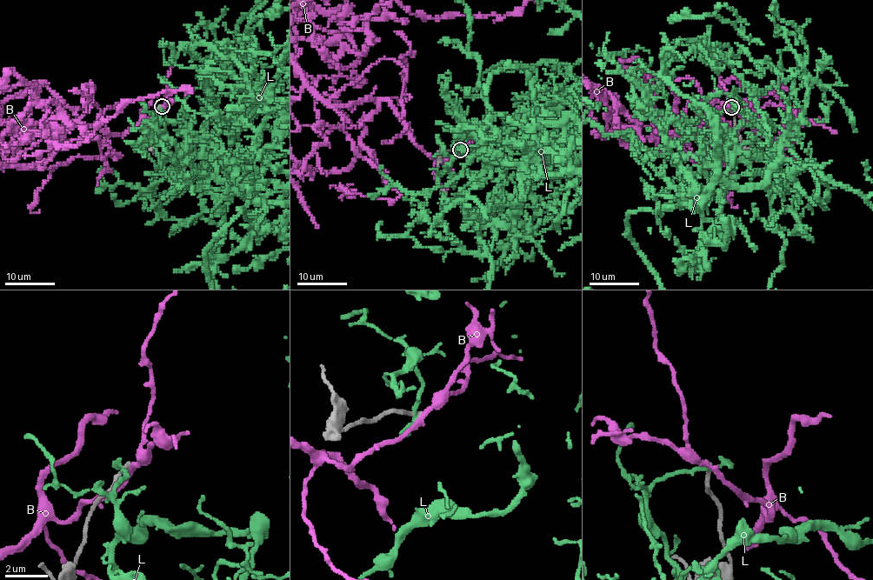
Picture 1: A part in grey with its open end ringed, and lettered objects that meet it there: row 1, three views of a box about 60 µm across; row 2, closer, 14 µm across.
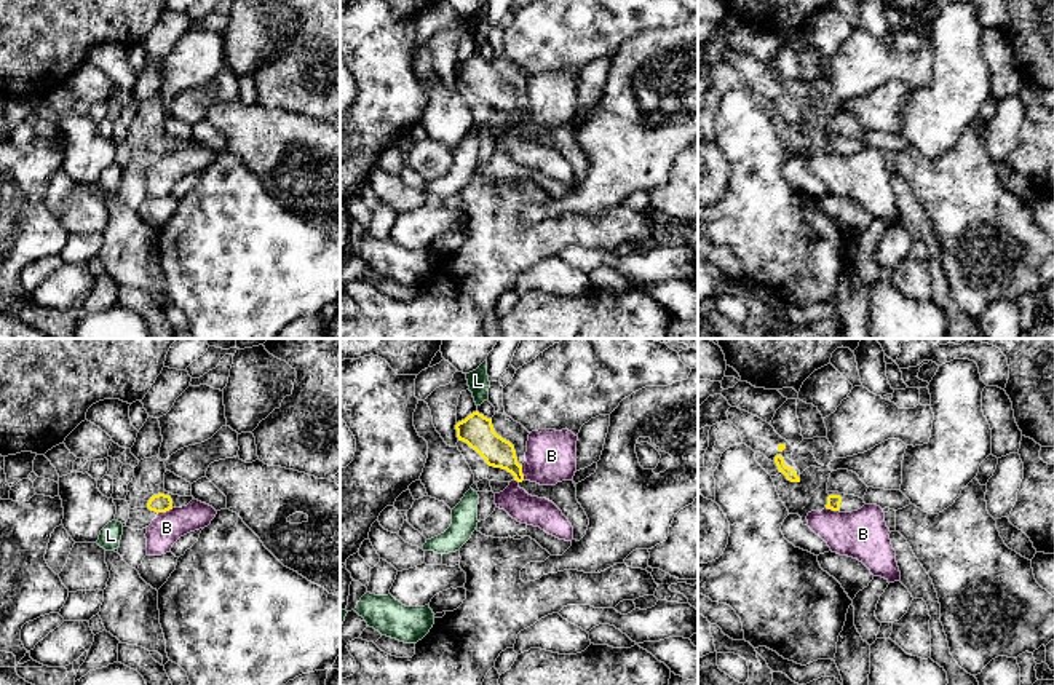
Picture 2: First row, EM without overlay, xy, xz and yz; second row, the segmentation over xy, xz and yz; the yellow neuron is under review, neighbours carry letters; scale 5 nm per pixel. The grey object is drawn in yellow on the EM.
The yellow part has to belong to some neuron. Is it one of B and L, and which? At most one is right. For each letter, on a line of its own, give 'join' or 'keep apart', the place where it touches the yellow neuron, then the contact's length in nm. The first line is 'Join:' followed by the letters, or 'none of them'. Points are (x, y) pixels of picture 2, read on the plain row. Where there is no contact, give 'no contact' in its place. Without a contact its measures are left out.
Join: none of them
B: keep apart | xz (521, 115) | 80 nm
L: keep apart | no contact

